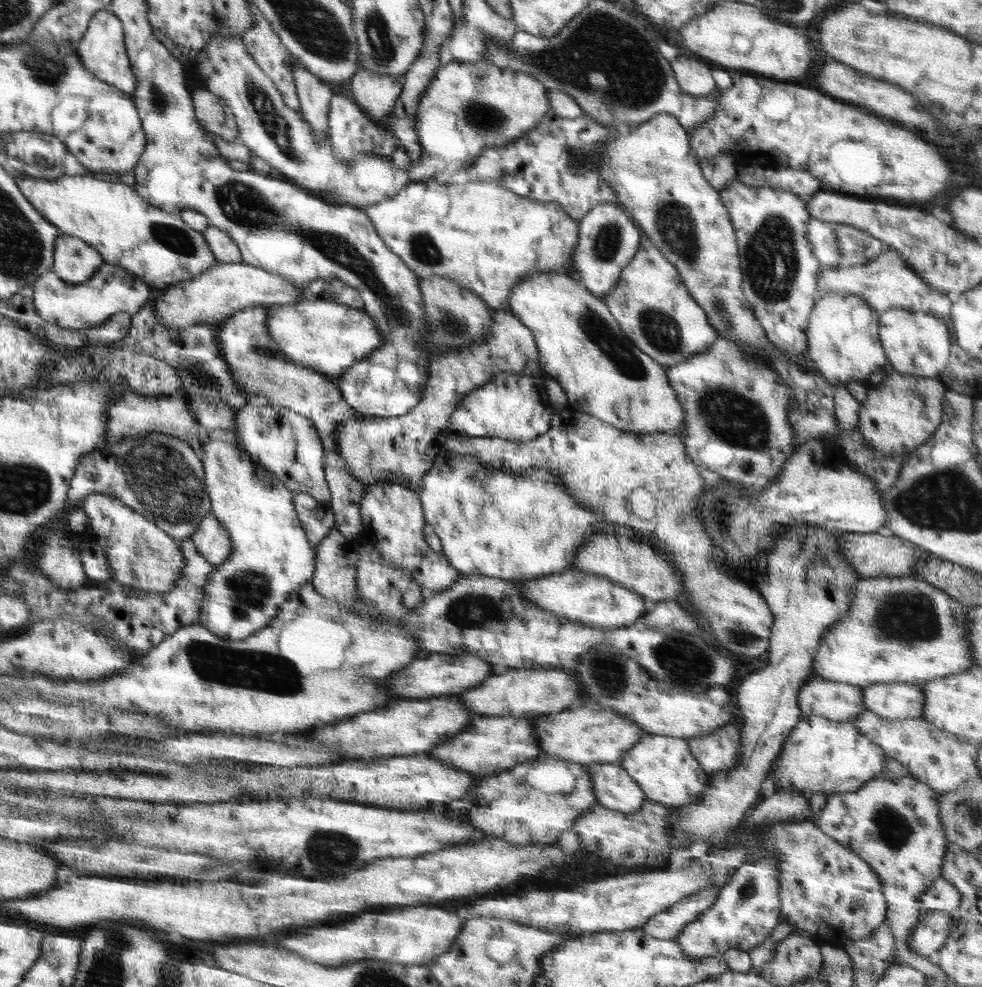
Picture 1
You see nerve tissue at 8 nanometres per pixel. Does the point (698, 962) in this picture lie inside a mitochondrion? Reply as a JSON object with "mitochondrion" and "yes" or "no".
{"mitochondrion":"no"}

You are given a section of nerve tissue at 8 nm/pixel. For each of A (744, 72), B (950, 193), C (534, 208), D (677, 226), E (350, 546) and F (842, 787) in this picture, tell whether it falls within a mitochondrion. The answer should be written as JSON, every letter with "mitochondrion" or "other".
{"A":"other","B":"other","C":"other","D":"mitochondrion","E":"other","F":"other"}

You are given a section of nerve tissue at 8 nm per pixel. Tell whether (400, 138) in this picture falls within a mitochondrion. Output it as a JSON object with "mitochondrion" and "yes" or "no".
{"mitochondrion":"no"}

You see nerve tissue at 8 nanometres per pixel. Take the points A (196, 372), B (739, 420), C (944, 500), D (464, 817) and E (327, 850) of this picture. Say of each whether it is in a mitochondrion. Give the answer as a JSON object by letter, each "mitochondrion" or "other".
{"A":"mitochondrion","B":"mitochondrion","C":"mitochondrion","D":"other","E":"mitochondrion"}

